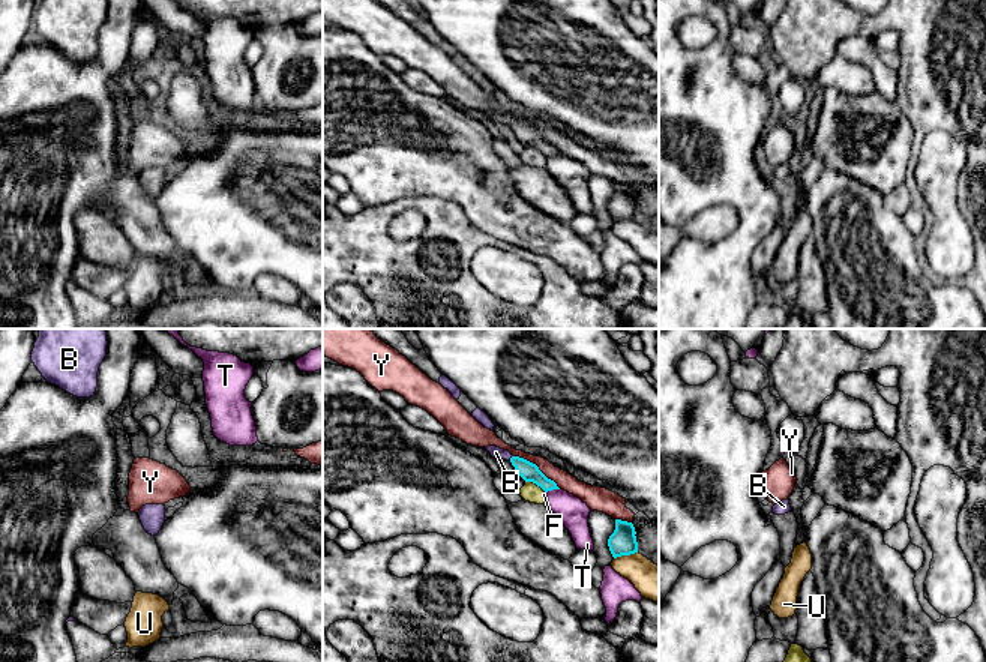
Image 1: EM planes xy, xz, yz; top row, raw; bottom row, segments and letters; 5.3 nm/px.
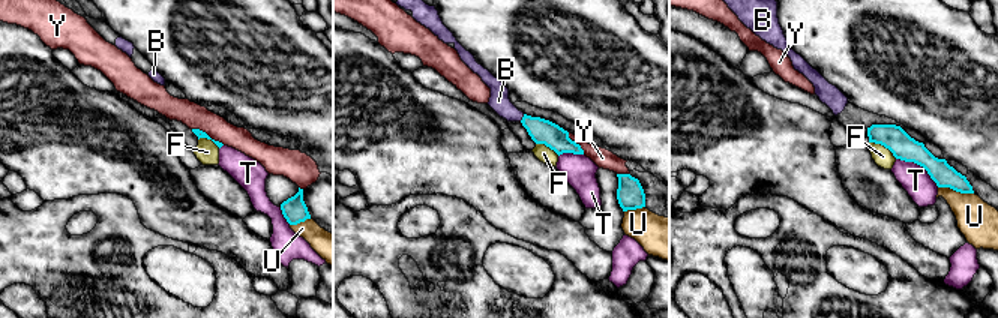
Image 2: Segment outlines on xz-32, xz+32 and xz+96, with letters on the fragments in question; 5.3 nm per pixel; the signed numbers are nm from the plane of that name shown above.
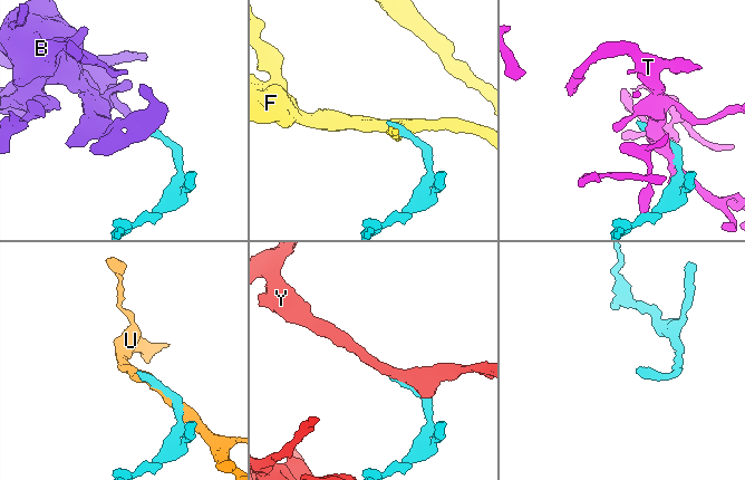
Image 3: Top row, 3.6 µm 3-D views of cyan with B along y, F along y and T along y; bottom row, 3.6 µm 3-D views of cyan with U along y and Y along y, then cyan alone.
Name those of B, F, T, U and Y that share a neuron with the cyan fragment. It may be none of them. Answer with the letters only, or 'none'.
B

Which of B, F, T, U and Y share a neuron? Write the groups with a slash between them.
B / F / T / U / Y

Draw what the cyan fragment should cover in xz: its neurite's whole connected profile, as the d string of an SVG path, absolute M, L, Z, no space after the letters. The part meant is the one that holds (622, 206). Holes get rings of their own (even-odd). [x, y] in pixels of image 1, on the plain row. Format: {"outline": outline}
{"outline": "M615 183L615 194L608 203L614 222L638 216L636 195L632 186Z"}

